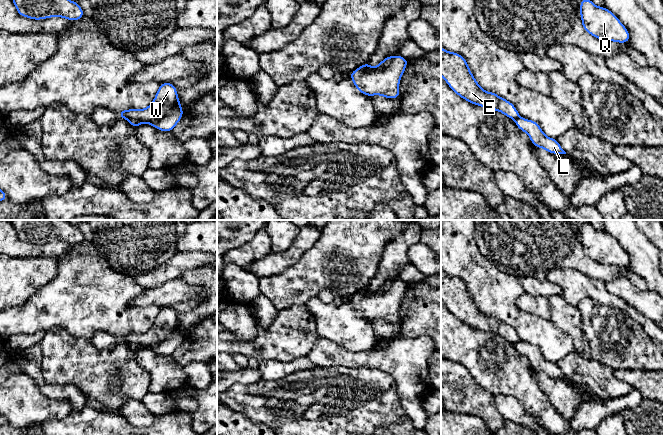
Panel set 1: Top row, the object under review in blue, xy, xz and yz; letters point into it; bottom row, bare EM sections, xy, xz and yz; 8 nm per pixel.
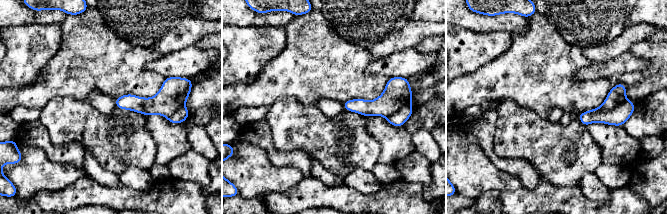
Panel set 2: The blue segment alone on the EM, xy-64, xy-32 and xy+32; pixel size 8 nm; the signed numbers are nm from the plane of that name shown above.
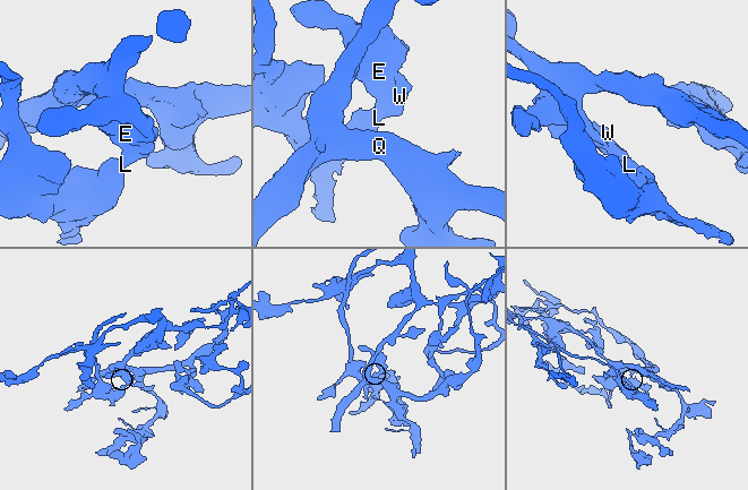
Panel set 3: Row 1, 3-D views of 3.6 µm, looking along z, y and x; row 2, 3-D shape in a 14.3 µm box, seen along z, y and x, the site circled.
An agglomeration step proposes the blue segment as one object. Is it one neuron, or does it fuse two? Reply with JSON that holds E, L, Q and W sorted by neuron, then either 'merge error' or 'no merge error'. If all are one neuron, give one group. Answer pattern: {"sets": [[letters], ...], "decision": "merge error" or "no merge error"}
{"sets": [["E", "Q", "W"], ["L"]], "decision": "merge error"}

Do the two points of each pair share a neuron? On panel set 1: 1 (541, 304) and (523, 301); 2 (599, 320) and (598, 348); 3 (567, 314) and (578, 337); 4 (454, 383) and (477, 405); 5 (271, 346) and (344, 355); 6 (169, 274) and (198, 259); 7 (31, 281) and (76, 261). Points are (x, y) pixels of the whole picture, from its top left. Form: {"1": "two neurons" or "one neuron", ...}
{"1": "one neuron", "2": "one neuron", "3": "one neuron", "4": "one neuron", "5": "two neurons", "6": "one neuron", "7": "two neurons"}

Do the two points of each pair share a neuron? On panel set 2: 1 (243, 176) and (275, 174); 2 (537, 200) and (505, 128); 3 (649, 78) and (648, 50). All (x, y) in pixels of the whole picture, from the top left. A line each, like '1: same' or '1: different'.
1: same
2: different
3: same

